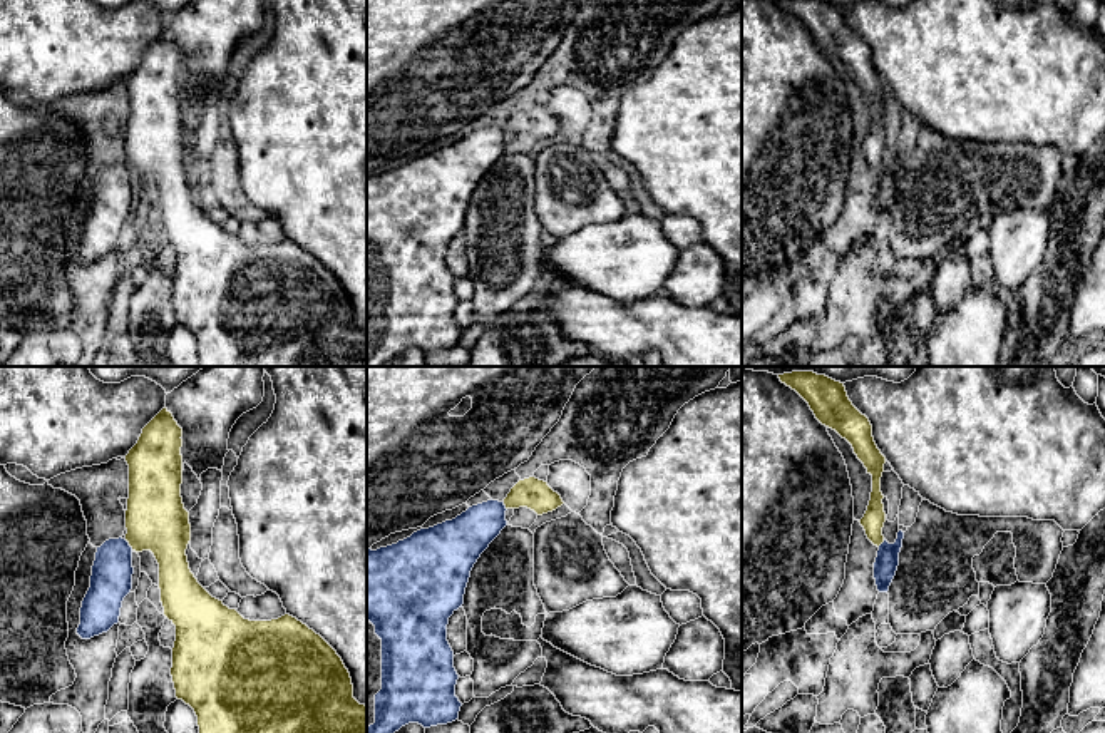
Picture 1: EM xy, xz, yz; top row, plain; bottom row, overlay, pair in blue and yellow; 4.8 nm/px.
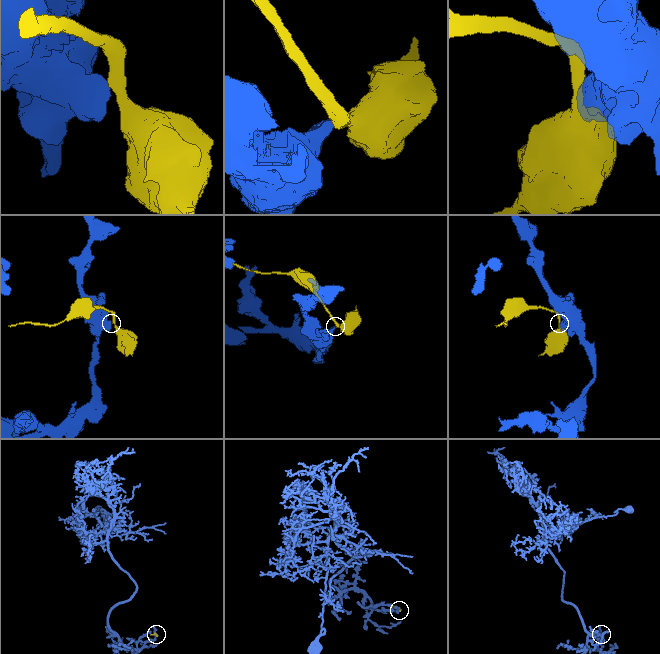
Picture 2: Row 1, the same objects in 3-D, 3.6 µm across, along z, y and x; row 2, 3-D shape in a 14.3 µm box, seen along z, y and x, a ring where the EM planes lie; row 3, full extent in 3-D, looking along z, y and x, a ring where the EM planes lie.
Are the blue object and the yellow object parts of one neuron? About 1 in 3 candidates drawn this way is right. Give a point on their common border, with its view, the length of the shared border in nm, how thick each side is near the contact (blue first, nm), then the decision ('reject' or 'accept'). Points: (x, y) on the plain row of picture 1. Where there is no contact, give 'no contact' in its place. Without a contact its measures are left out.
meets blue in xy at (128, 169); contact 70 nm long; 200 nm thick on the blue side, 300 nm on the other; reject

